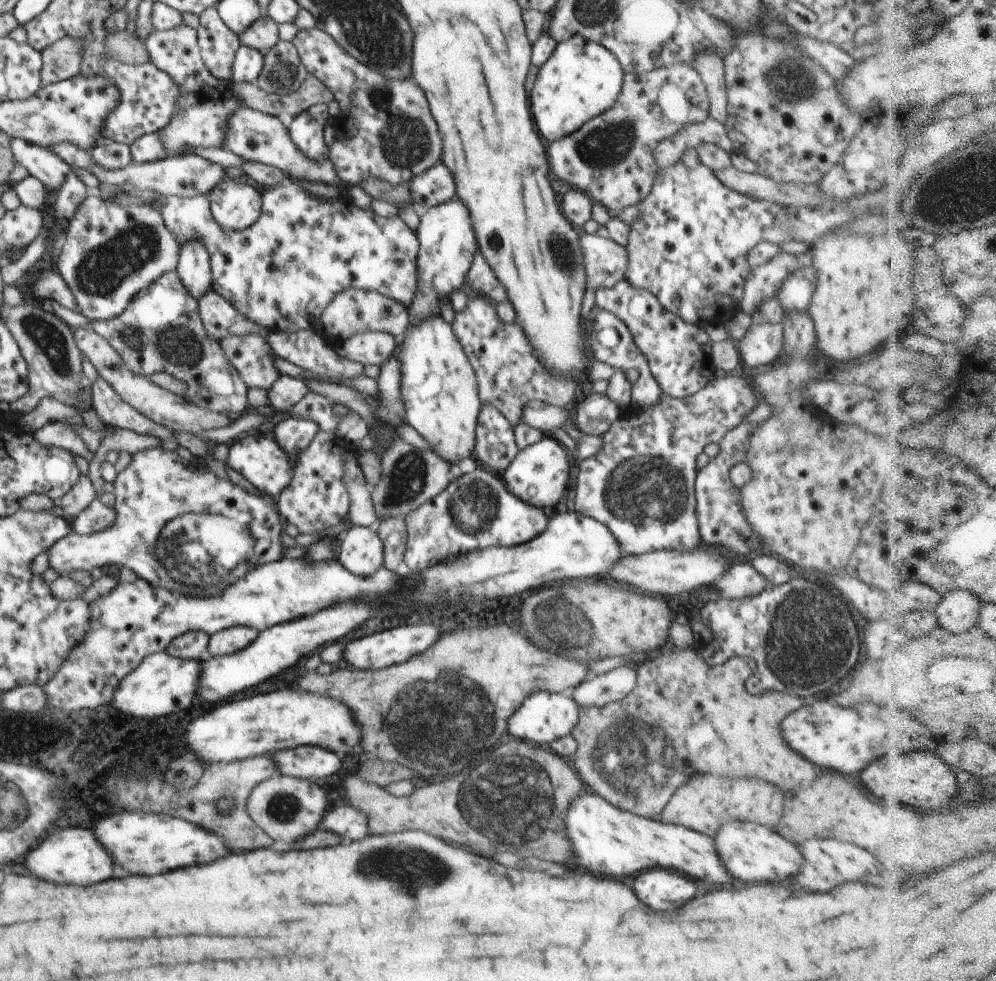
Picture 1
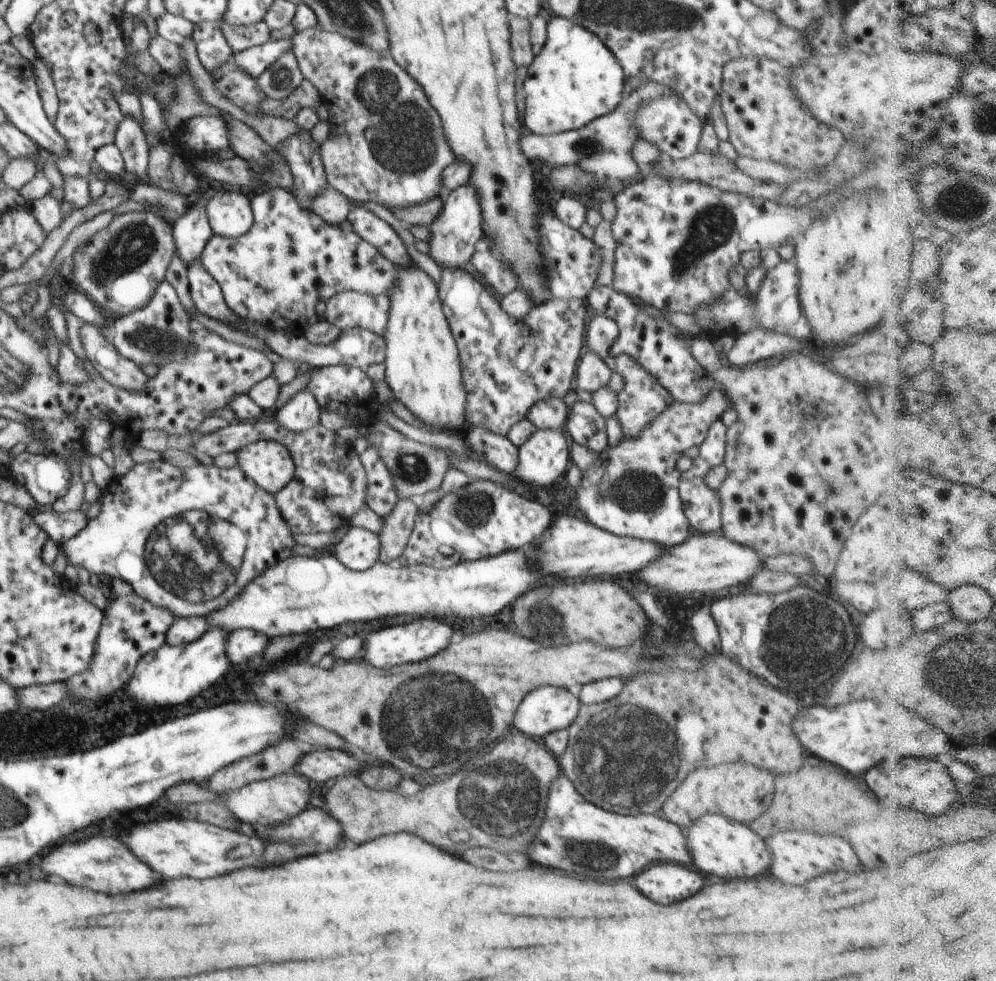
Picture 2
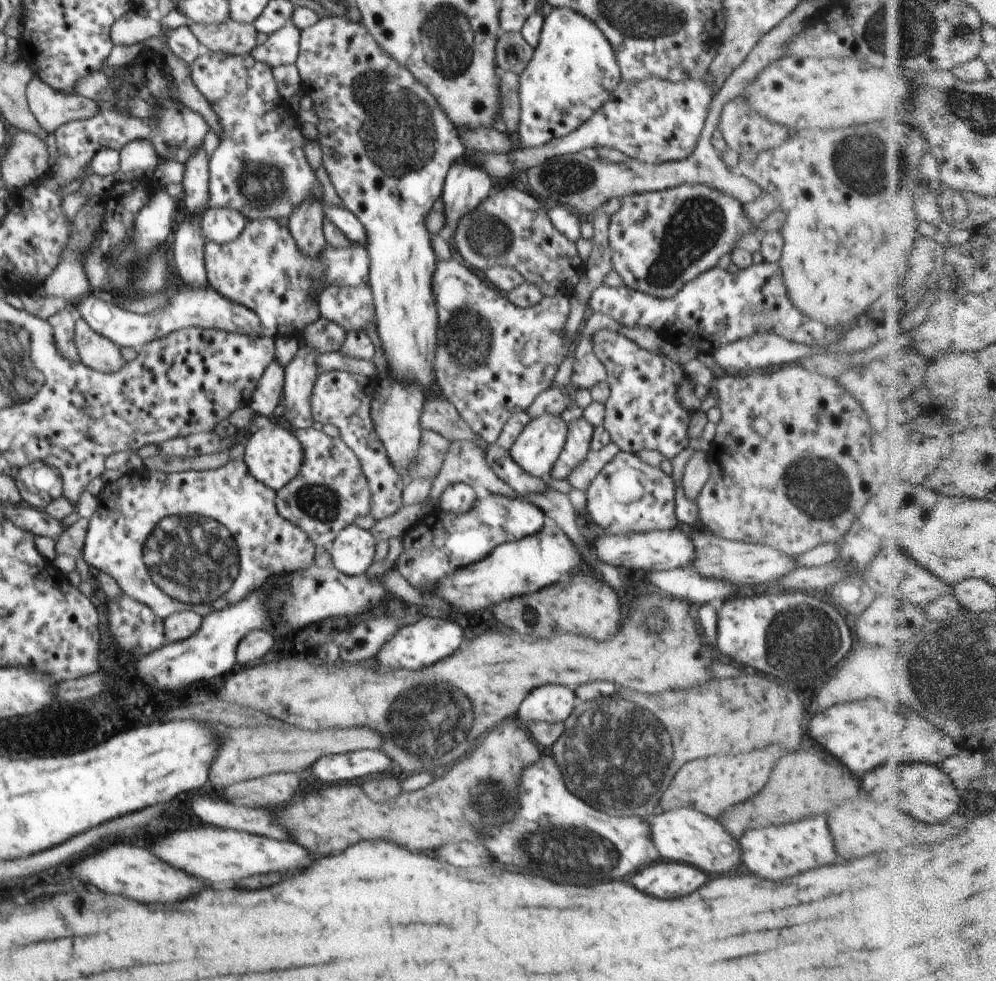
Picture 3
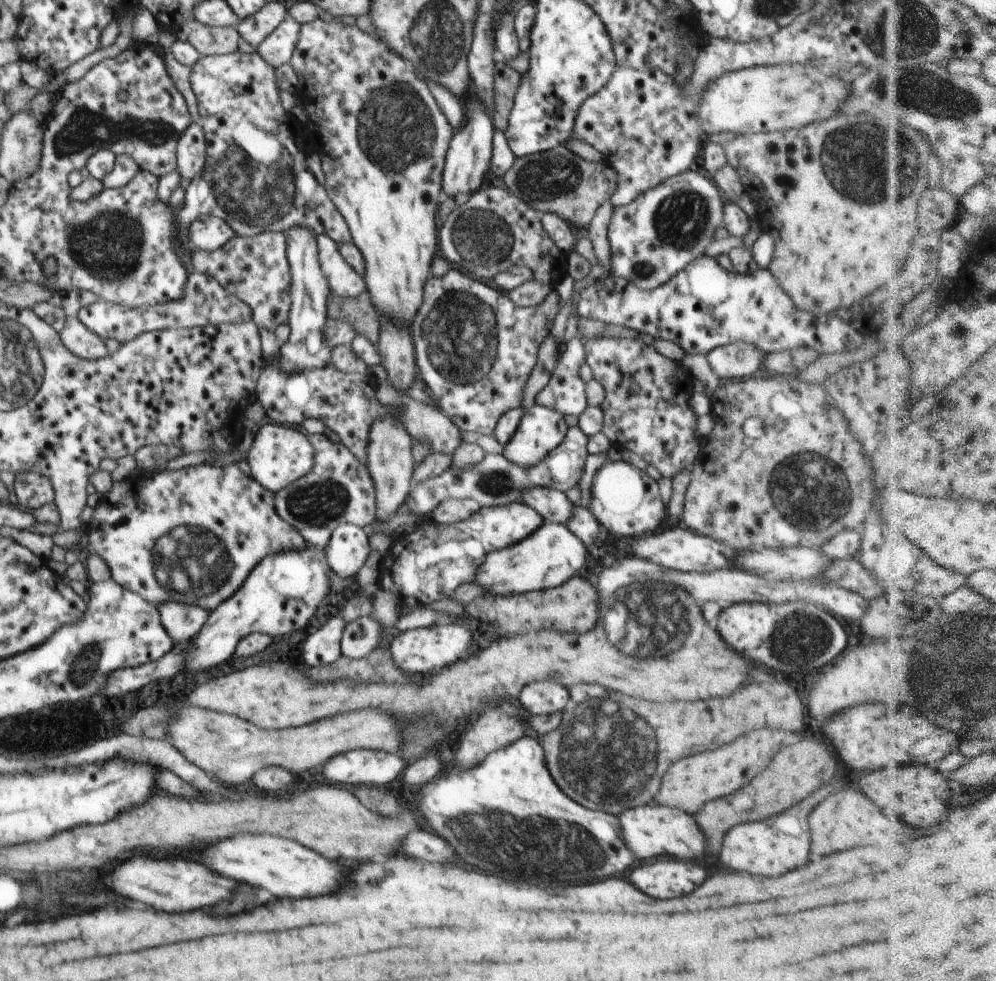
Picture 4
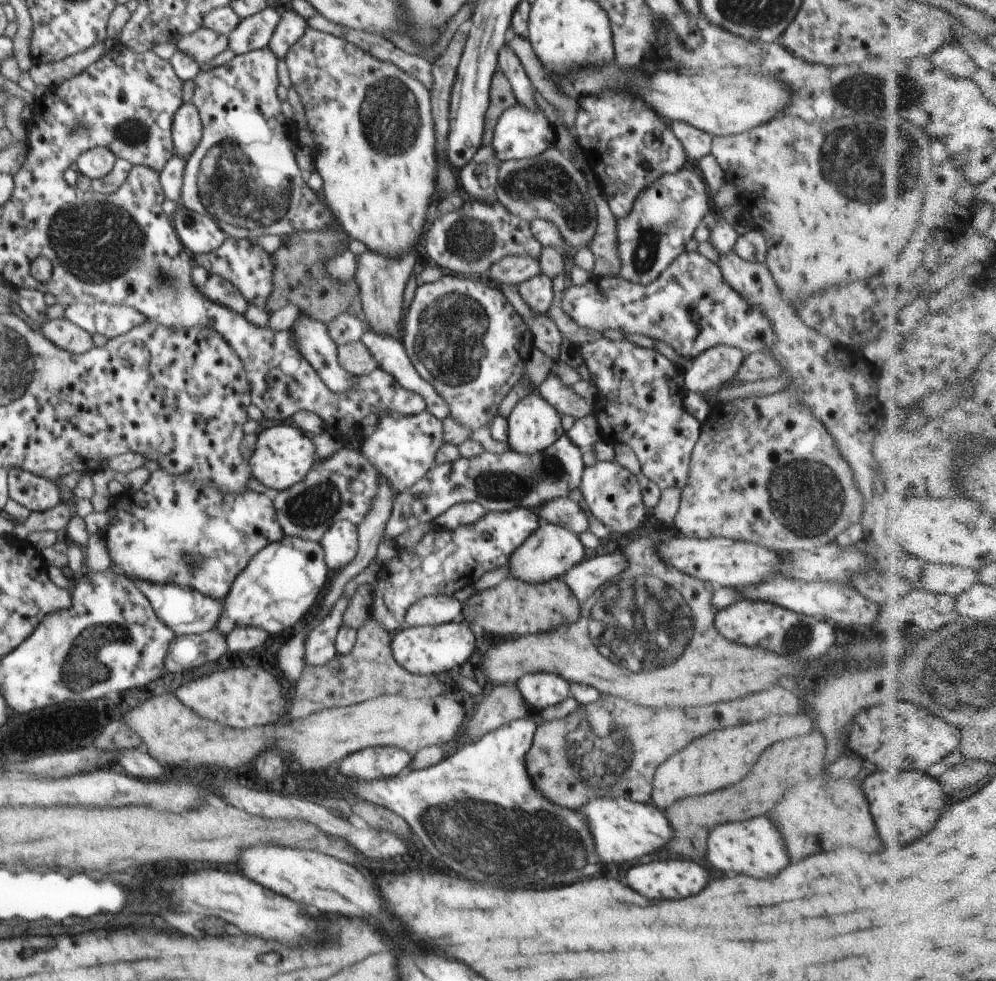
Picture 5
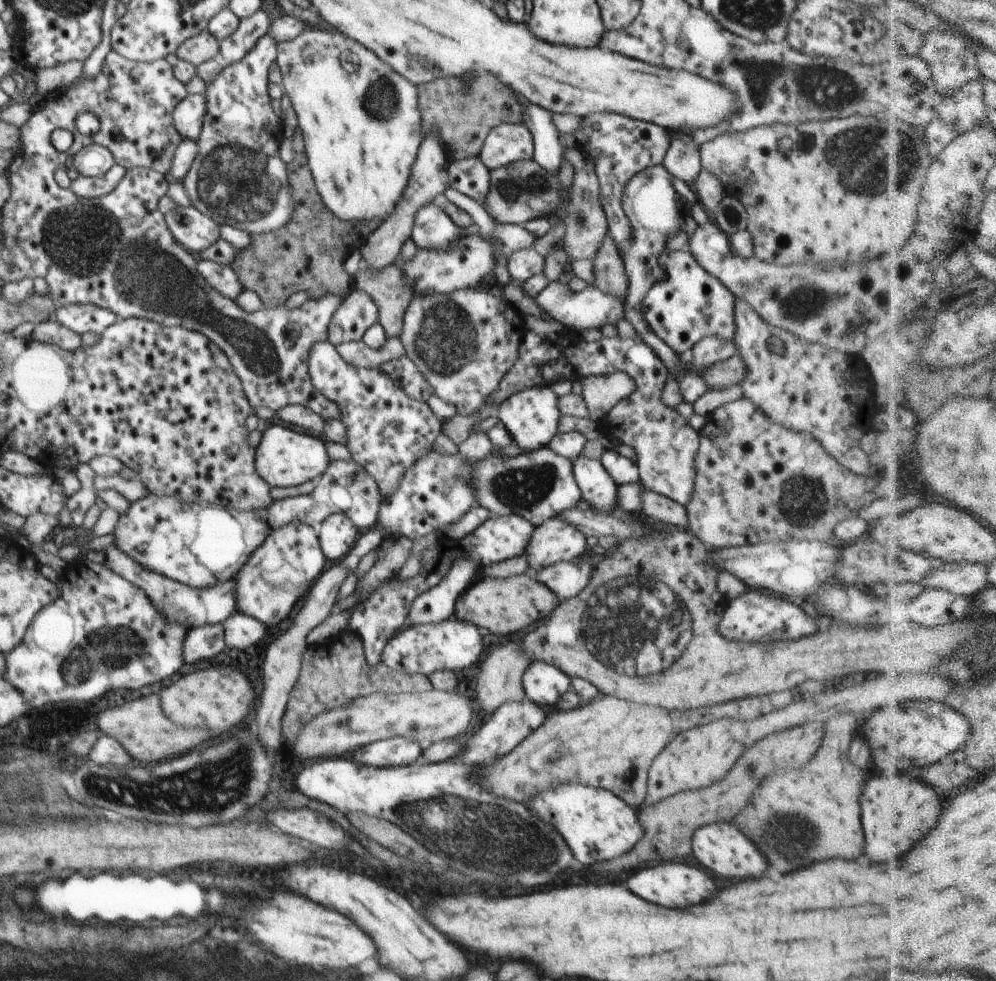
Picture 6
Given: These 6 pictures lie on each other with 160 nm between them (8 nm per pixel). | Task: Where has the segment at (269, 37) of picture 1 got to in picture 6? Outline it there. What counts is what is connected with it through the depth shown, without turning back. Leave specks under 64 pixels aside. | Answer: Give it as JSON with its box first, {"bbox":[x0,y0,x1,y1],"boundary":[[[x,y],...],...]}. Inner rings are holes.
{"bbox":[176,30,219,67],"boundary":[[[204,30],[180,43],[176,54],[179,59],[198,67],[202,62],[214,58],[217,52],[219,52],[217,38],[210,31]]]}

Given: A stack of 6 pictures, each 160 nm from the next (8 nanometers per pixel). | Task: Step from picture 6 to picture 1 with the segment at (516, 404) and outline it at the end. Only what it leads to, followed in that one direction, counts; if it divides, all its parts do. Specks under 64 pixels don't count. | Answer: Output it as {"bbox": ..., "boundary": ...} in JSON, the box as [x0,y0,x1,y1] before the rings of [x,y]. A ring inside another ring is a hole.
{"bbox":[501,434,570,510],"boundary":[[[546,434],[538,442],[519,450],[512,464],[501,473],[501,477],[509,491],[520,500],[544,510],[562,502],[560,498],[566,492],[570,473],[570,460],[564,446],[554,436]]]}

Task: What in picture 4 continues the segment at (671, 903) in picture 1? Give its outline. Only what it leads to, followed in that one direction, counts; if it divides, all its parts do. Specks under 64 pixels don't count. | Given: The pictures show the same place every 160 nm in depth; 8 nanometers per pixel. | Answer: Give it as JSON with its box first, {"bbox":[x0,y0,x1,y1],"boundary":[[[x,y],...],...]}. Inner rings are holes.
{"bbox":[630,857,706,898],"boundary":[[[668,857],[634,868],[630,882],[654,898],[678,898],[696,890],[706,876],[706,870],[692,861]]]}

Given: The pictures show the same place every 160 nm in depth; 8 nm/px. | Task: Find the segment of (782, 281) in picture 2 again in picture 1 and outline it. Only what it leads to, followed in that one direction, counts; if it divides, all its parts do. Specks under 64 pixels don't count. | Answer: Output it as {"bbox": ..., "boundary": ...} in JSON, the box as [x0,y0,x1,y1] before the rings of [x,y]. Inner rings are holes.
{"bbox":[776,266,817,314],"boundary":[[[813,266],[797,270],[783,281],[776,298],[780,301],[784,314],[788,311],[807,312],[817,287],[816,282],[817,270]]]}

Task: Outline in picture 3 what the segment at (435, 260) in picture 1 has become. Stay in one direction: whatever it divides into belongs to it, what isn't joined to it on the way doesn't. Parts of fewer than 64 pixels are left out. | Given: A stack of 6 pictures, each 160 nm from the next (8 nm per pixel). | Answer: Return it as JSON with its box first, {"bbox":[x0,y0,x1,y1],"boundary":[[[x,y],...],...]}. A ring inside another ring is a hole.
{"bbox":[441,156,495,227],"boundary":[[[460,156],[448,171],[443,186],[441,197],[444,202],[445,225],[450,224],[450,226],[456,227],[464,215],[470,214],[475,208],[478,208],[479,204],[482,204],[495,189],[490,176],[484,170],[464,164],[462,156]]]}

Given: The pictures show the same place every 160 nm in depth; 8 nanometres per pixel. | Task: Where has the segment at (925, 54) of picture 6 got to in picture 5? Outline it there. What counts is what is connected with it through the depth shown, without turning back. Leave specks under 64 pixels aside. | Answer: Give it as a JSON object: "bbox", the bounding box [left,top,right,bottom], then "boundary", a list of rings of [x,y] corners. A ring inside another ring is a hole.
{"bbox":[929,44,980,79],"boundary":[[[944,44],[929,57],[936,68],[942,68],[957,79],[973,79],[980,69],[976,60],[960,44]]]}

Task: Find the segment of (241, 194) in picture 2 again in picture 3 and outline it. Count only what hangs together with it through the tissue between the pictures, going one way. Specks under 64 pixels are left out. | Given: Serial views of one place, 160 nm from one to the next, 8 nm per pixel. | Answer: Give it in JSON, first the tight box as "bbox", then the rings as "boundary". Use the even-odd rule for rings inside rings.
{"bbox":[200,207,248,244],"boundary":[[[208,207],[200,221],[204,239],[226,244],[240,236],[248,220],[232,207]]]}

